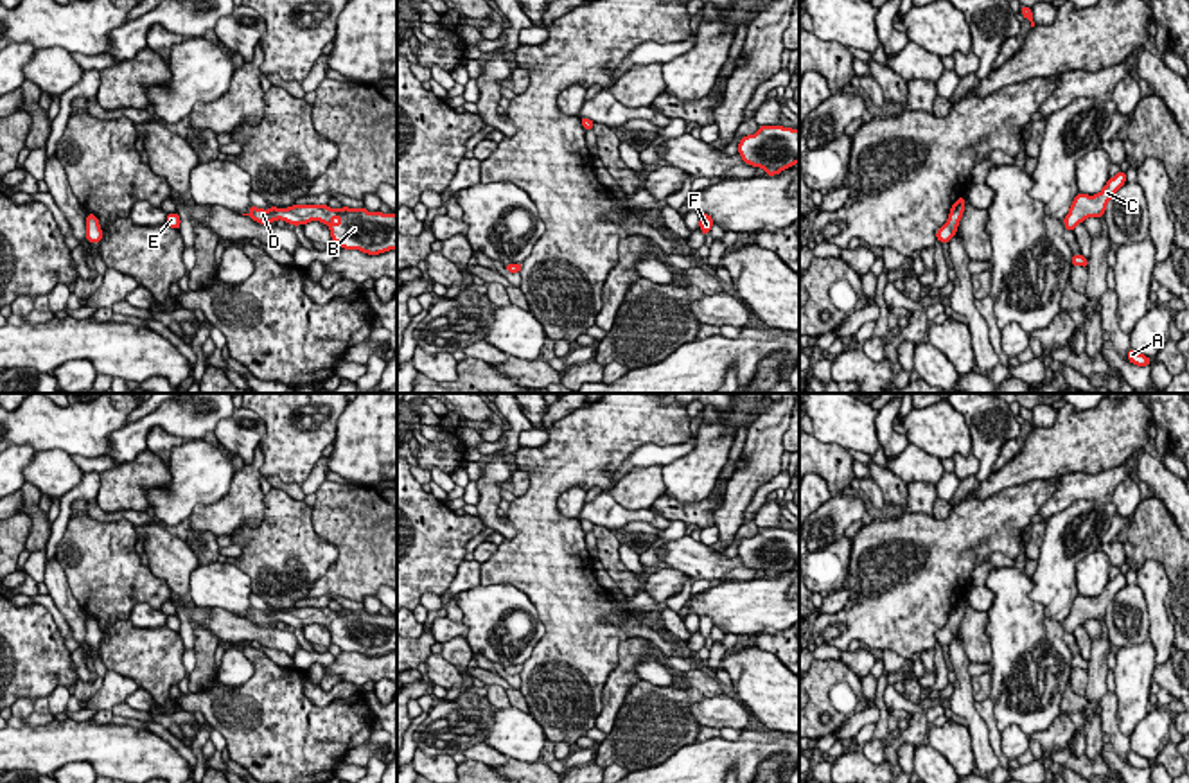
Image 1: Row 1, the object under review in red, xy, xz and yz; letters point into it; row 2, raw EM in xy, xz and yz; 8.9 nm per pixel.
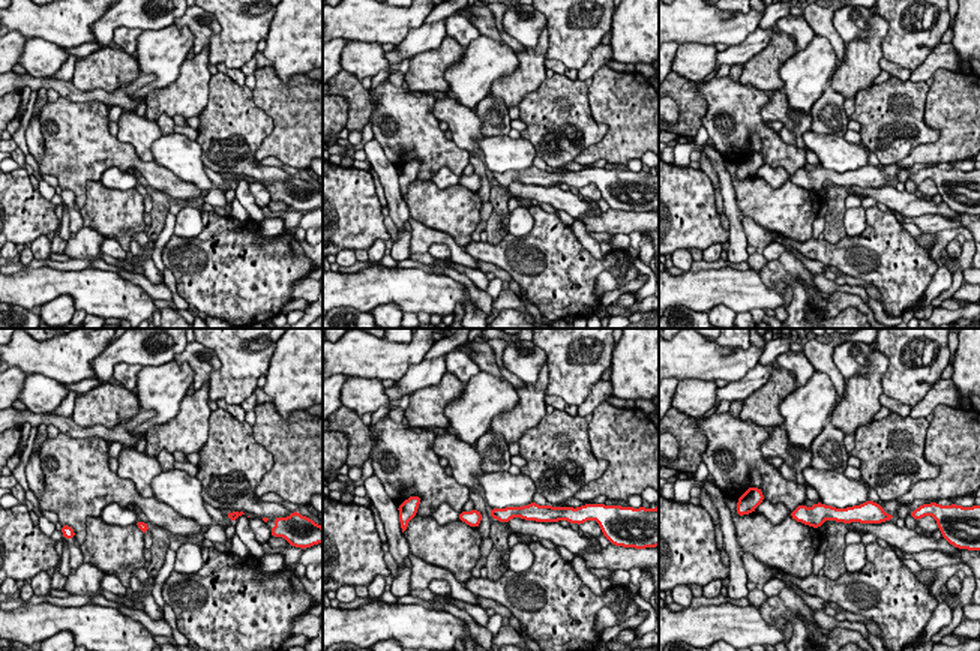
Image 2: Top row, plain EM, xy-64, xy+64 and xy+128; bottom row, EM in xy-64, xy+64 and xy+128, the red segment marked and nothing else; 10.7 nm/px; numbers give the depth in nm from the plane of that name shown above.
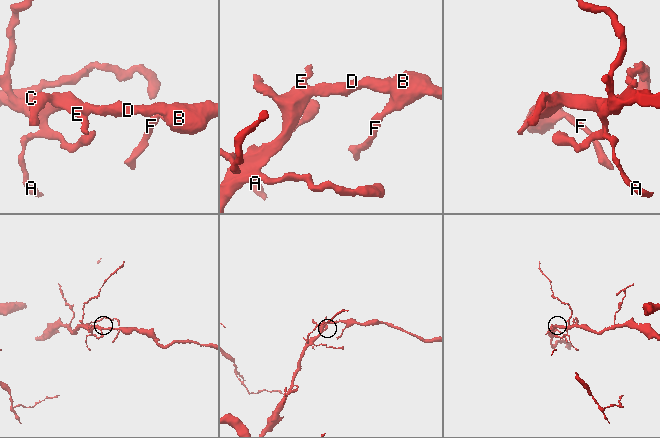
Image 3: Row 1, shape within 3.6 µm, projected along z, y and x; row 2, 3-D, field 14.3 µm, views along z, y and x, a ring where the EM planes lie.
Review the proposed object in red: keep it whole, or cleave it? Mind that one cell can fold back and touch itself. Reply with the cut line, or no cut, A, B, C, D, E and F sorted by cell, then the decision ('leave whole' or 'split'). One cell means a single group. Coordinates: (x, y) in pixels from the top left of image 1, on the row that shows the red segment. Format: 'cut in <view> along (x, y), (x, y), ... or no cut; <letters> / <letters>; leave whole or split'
no cut; A B C D E F; leave whole

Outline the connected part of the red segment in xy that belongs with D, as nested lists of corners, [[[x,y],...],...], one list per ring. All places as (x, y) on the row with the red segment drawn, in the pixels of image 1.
[[[293,205],[287,208],[271,207],[268,210],[250,207],[248,214],[255,223],[269,224],[277,219],[289,223],[293,226],[307,224],[311,221],[320,221],[329,226],[332,242],[338,242],[343,250],[359,250],[368,255],[386,253],[390,250],[397,250],[397,214],[383,214],[383,212],[368,212],[363,208],[348,208],[341,207],[338,210],[330,208],[329,205]]]

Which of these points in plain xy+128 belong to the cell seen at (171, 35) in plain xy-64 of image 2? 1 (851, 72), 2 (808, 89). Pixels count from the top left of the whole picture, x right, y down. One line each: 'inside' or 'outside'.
1: outside
2: inside

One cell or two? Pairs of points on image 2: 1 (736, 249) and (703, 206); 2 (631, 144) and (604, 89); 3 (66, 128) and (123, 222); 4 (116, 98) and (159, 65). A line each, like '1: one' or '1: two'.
1: two
2: one
3: two
4: two

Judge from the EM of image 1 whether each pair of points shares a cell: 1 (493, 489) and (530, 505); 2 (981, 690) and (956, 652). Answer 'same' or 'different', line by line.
1: different
2: different

